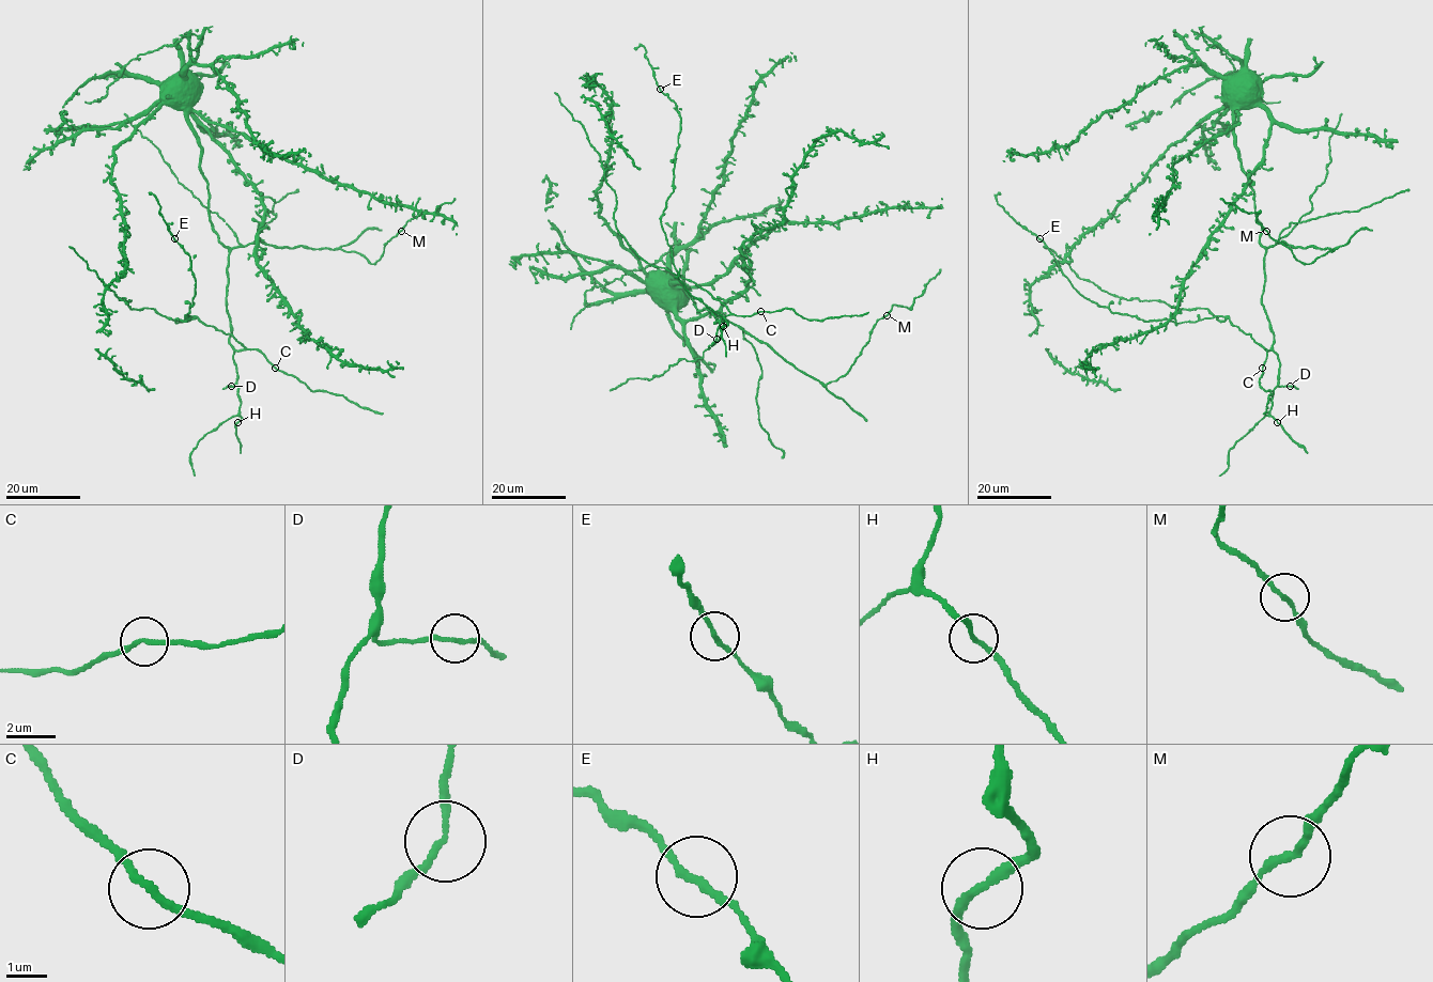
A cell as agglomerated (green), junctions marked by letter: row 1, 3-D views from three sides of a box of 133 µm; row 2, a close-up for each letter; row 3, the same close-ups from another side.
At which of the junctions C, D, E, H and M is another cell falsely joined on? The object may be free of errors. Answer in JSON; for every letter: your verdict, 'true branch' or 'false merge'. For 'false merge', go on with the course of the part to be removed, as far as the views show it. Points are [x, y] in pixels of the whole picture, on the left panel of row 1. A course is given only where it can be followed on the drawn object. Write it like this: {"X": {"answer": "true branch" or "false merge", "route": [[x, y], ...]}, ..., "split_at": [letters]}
{"C": {"answer": "true branch"}, "D": {"answer": "true branch"}, "E": {"answer": "true branch"}, "H": {"answer": "true branch"}, "M": {"answer": "true branch"}, "split_at": []}

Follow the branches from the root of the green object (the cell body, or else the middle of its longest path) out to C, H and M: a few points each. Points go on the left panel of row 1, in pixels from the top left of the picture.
C: (175, 90), (201, 149), (209, 220), (228, 249), (229, 343), (235, 349), (258, 349), (275, 368)
H: (175, 90), (201, 149), (209, 220), (228, 249), (227, 312), (241, 402), (237, 423)
M: (175, 90), (201, 149), (209, 220), (226, 247), (264, 242), (341, 249), (374, 263), (401, 231)

